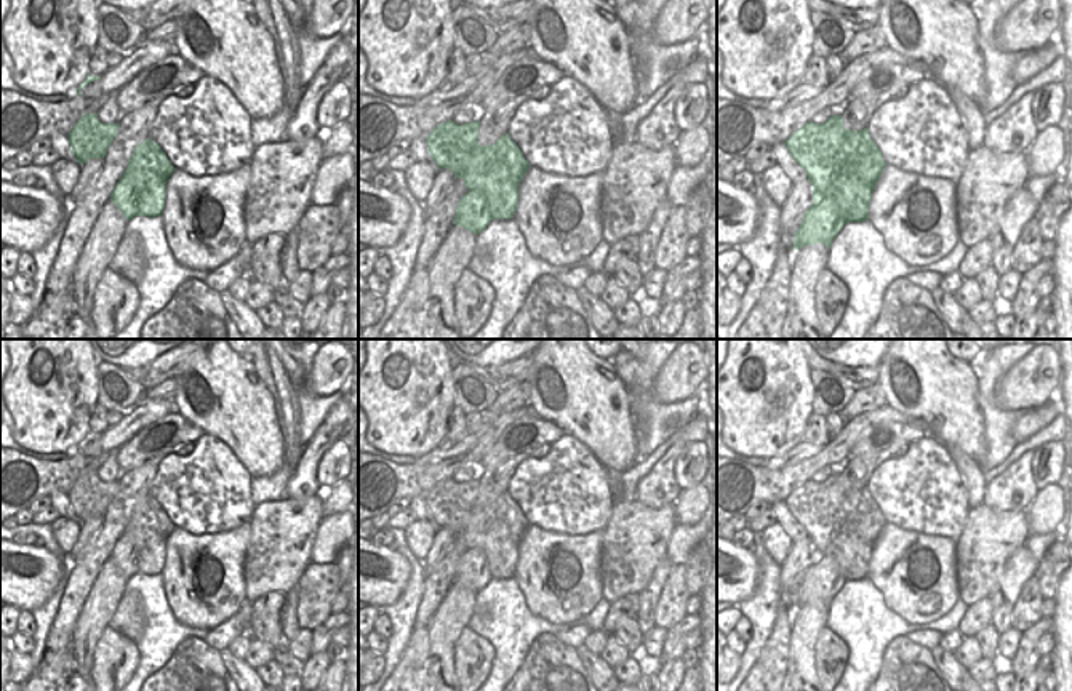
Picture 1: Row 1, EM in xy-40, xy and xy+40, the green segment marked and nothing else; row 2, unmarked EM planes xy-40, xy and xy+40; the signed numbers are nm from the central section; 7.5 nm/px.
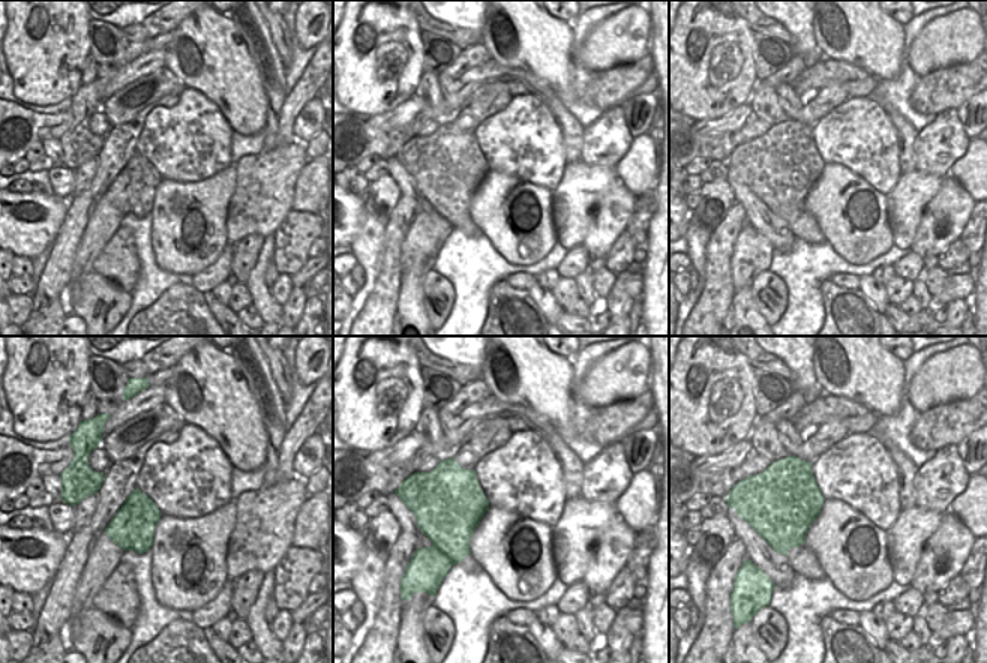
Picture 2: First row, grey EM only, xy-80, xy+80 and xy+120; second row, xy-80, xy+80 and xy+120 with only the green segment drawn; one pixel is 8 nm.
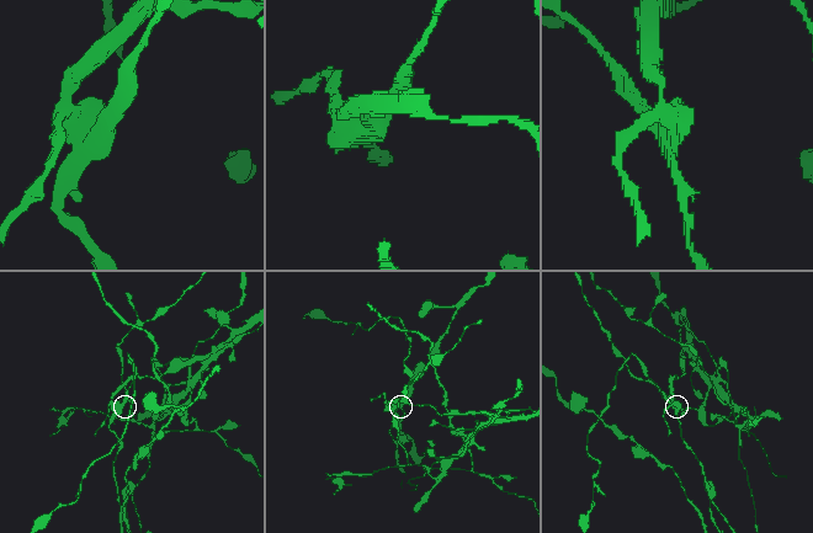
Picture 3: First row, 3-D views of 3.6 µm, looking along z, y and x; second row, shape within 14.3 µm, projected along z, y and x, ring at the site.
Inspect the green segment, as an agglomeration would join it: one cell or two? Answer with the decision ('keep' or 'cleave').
cleave

